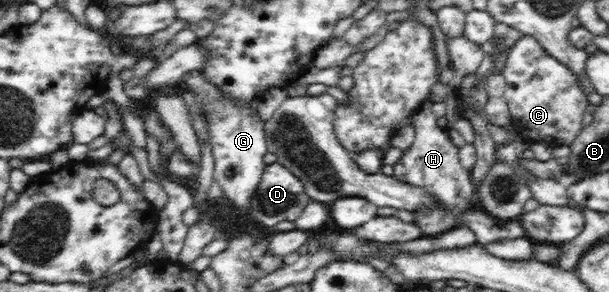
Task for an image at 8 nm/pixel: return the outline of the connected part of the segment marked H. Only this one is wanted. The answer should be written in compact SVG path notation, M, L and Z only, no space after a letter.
M430 101L424 102L411 119L415 127L415 141L404 151L399 162L393 165L393 177L417 187L423 187L424 193L432 197L435 207L421 207L413 211L415 225L424 237L432 237L449 232L462 225L462 216L472 209L471 200L476 197L476 185L471 179L470 170L465 170L459 160L459 147L451 142L447 128L440 124L434 115Z

